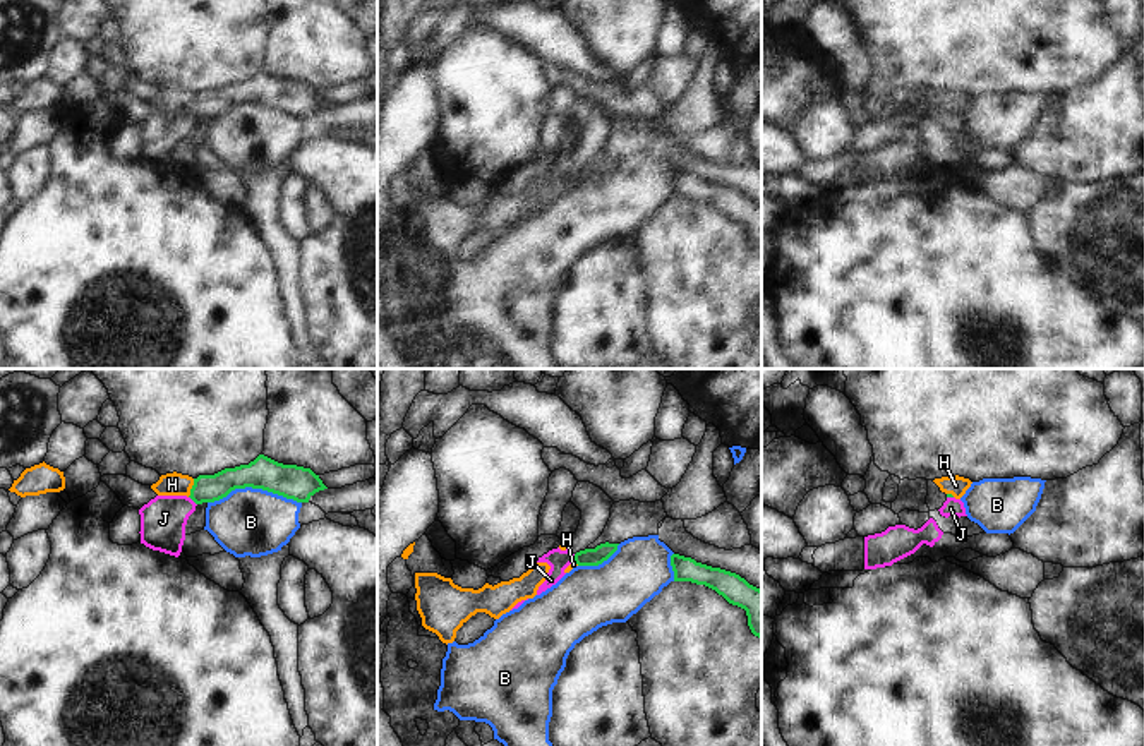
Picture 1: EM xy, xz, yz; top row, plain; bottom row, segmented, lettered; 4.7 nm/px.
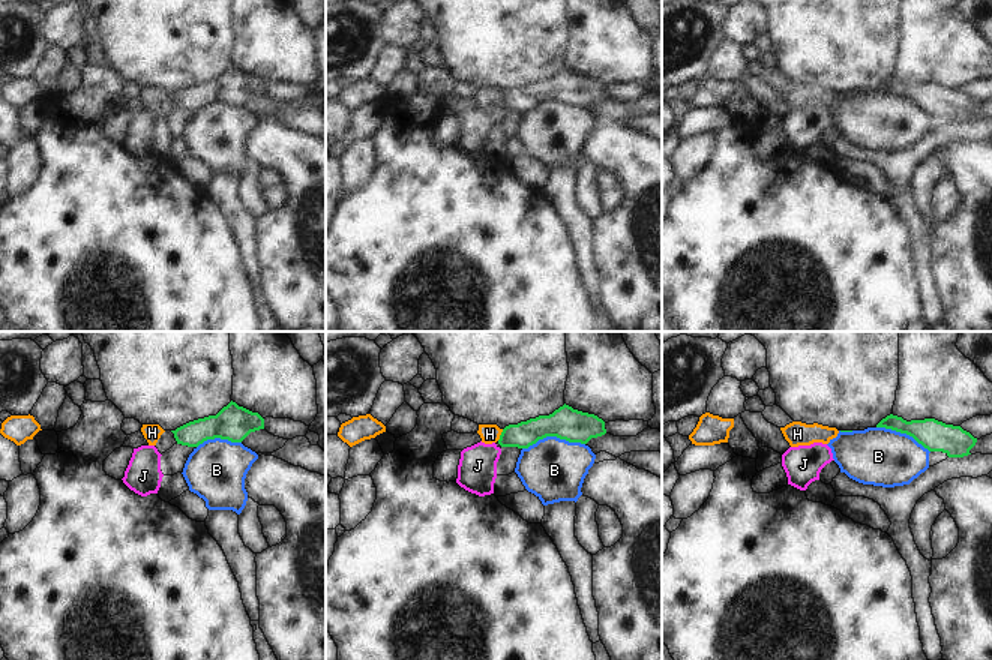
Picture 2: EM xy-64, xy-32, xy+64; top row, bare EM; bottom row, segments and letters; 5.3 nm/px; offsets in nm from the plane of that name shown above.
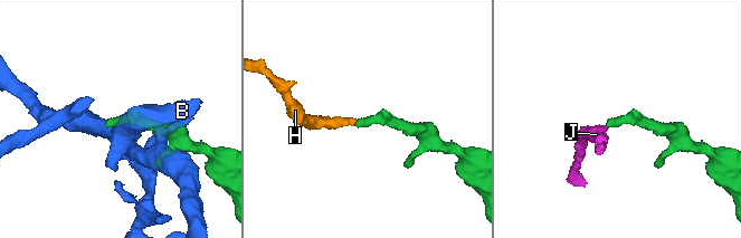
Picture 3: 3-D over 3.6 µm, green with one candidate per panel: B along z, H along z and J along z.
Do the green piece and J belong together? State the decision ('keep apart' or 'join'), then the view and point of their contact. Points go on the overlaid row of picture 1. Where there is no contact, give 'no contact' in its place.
keep apart; contact xy (192, 499)

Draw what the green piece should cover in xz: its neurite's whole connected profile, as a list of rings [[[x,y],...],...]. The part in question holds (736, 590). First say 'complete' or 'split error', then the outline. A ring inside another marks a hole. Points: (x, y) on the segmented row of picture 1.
complete; [[[679,554],[671,556],[674,581],[705,585],[722,595],[729,604],[746,611],[751,633],[762,638],[762,590],[736,573],[696,563]]]

